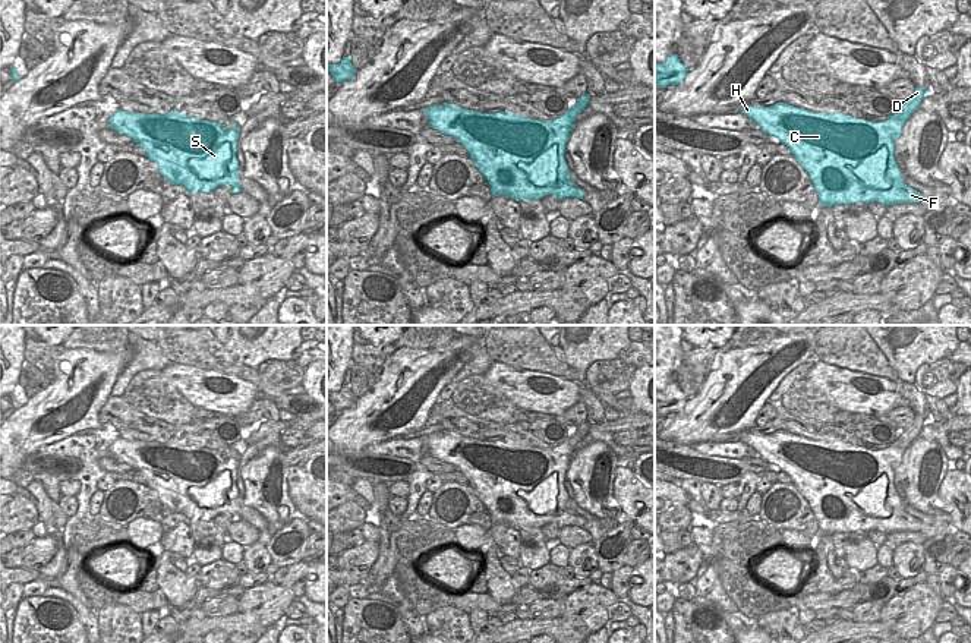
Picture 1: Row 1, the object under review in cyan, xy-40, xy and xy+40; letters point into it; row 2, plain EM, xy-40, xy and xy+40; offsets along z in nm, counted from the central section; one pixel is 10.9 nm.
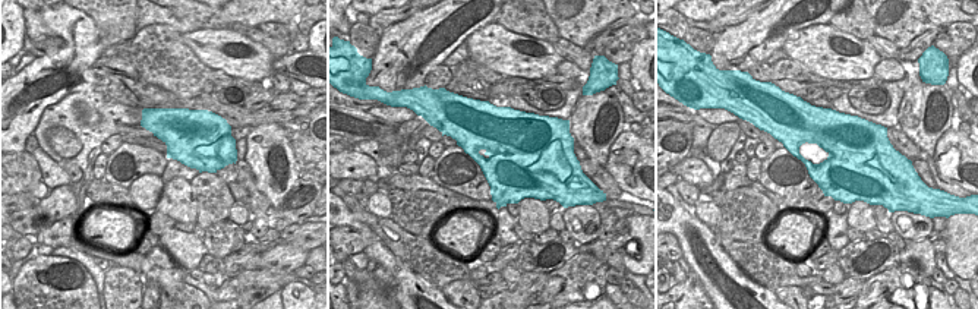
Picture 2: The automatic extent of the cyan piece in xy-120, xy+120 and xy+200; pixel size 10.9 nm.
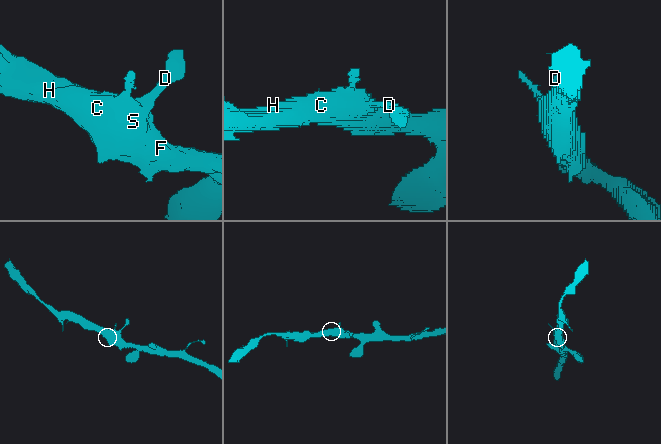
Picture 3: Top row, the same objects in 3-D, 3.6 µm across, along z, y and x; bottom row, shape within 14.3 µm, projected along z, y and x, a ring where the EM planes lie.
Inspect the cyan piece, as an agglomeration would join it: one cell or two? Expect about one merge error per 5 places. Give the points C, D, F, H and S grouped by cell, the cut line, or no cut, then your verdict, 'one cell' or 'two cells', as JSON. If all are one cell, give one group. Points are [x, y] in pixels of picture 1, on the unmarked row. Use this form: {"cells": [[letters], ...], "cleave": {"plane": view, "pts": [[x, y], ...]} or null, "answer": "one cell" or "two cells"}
{"cells": [["C", "D", "F", "H", "S"]], "cleave": null, "answer": "one cell"}

